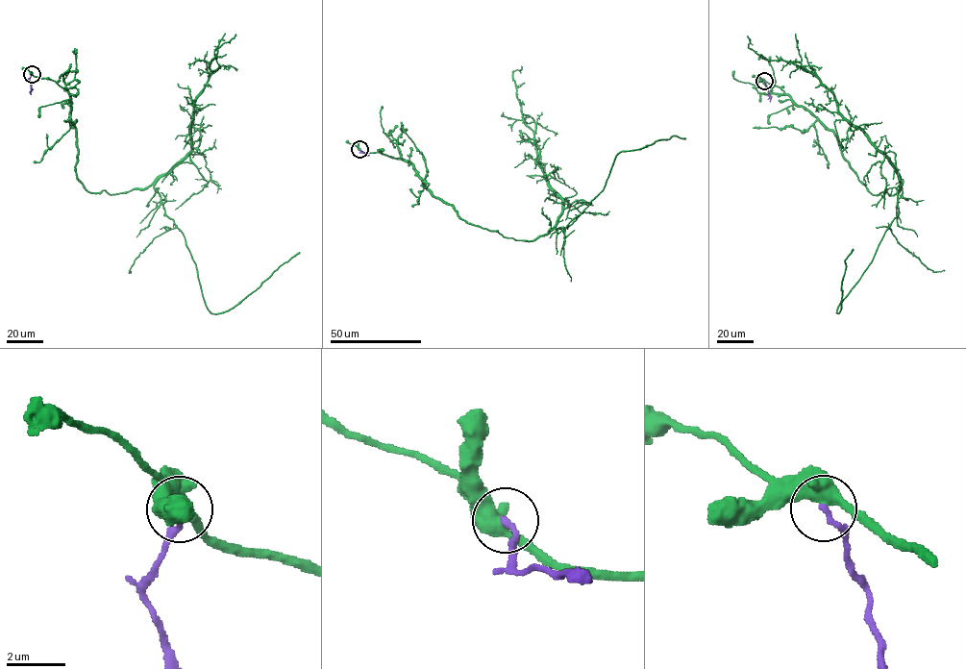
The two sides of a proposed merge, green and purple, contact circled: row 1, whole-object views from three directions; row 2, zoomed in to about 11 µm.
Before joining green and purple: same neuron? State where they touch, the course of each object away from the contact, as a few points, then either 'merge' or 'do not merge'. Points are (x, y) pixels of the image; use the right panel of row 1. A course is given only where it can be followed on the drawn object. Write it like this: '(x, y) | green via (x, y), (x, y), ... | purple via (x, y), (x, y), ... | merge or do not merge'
(764, 81) | green via (764, 81), (834, 133), (870, 192), (894, 194), (901, 184), (898, 213), (839, 313), (845, 260), (853, 249) | purple via (764, 81), (770, 101) | do not merge

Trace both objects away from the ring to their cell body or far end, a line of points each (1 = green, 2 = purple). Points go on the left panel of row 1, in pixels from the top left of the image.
1: (31, 73), (68, 93), (75, 168), (86, 189), (126, 193), (155, 184), (211, 312), (233, 309), (300, 252)
2: (31, 74), (31, 94)

